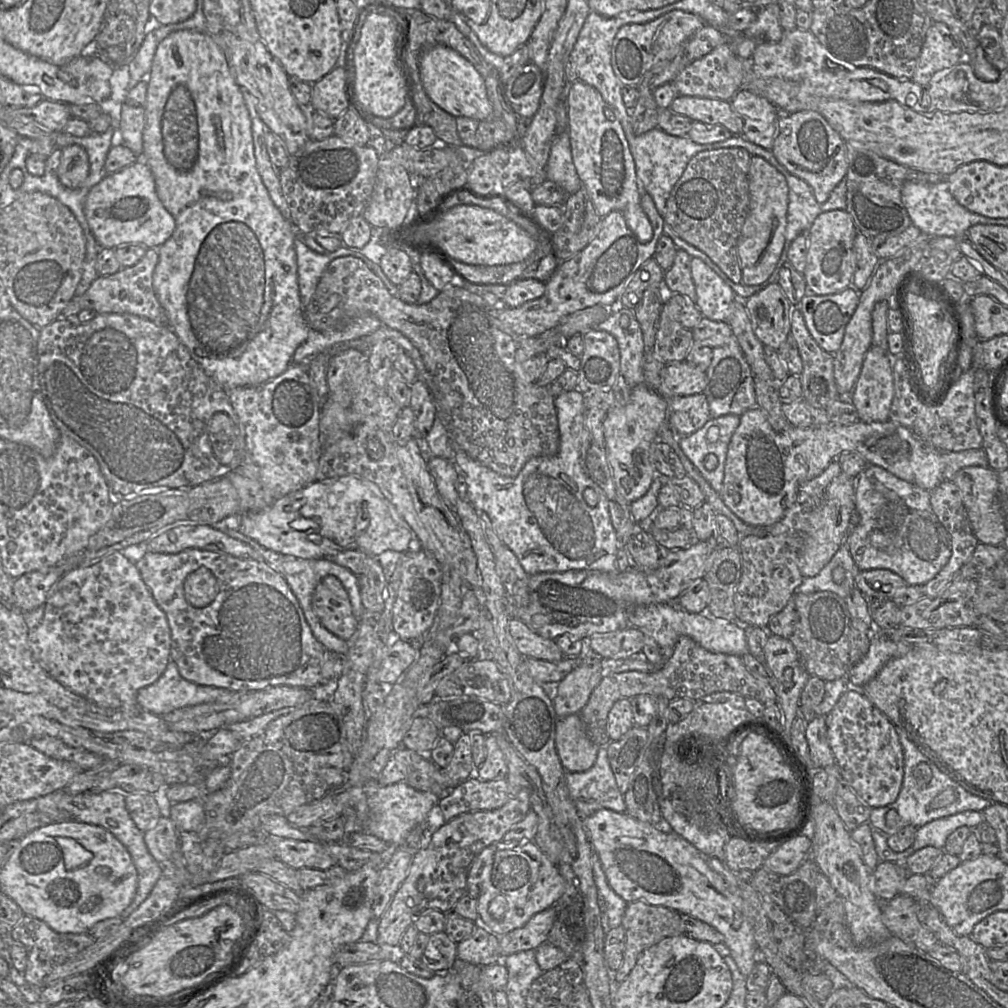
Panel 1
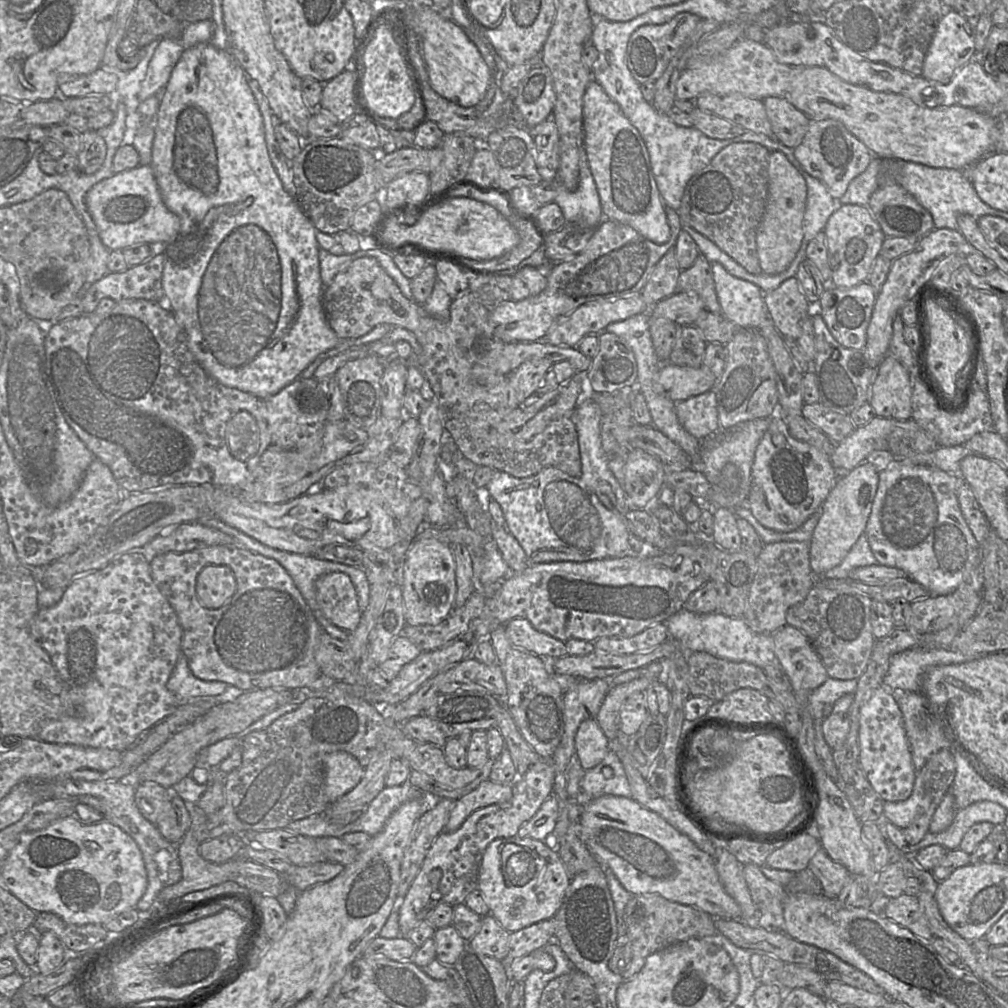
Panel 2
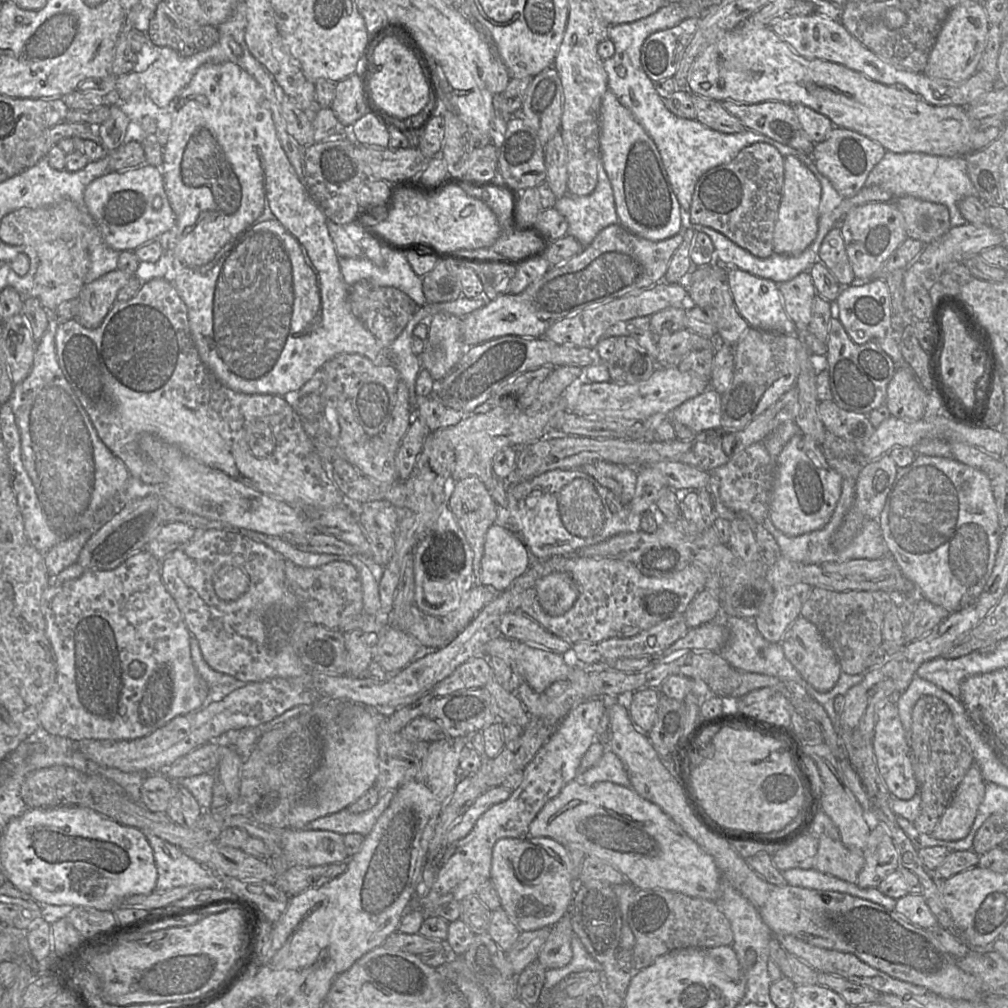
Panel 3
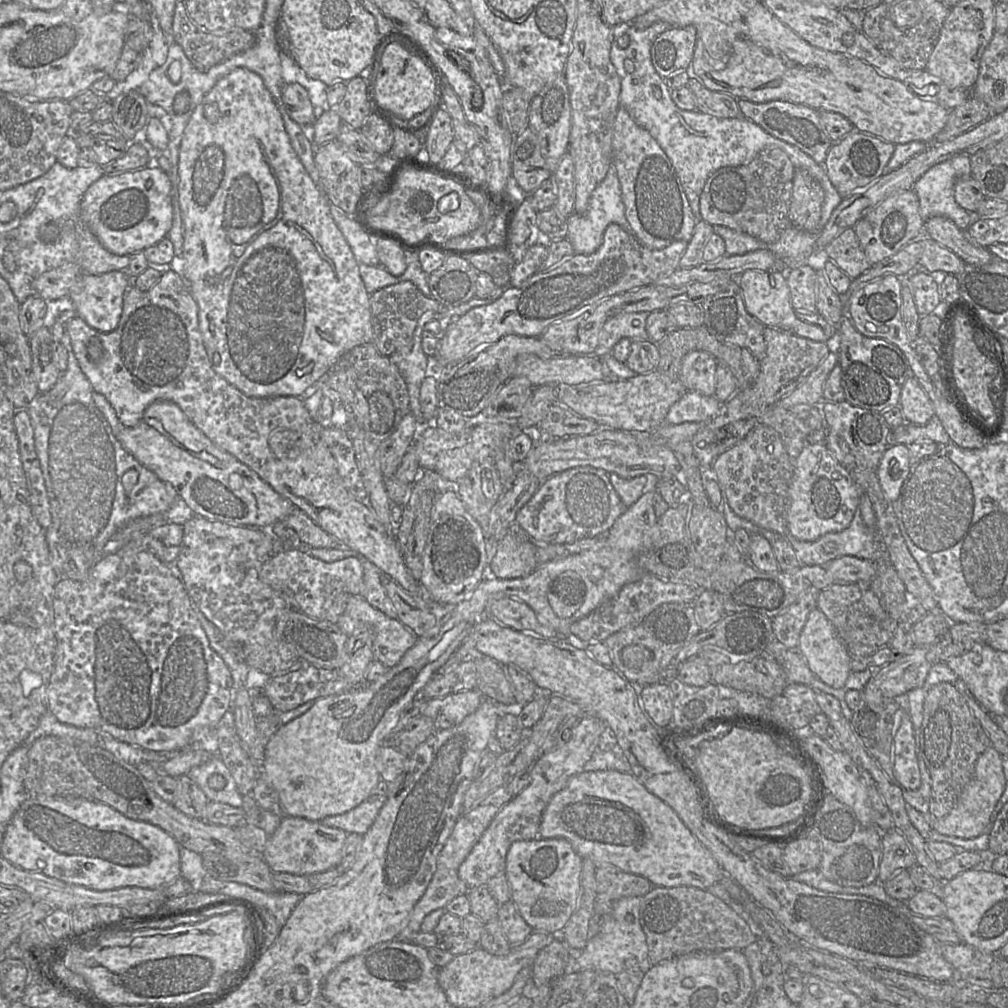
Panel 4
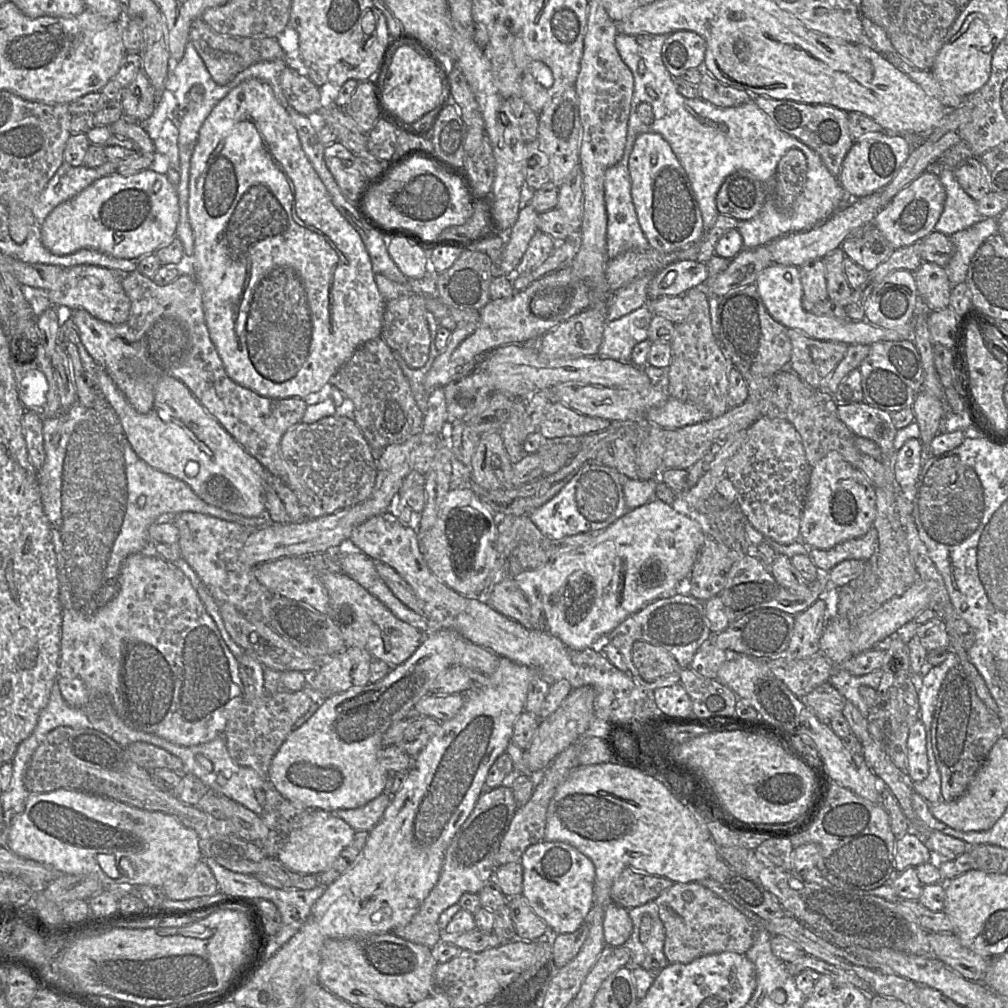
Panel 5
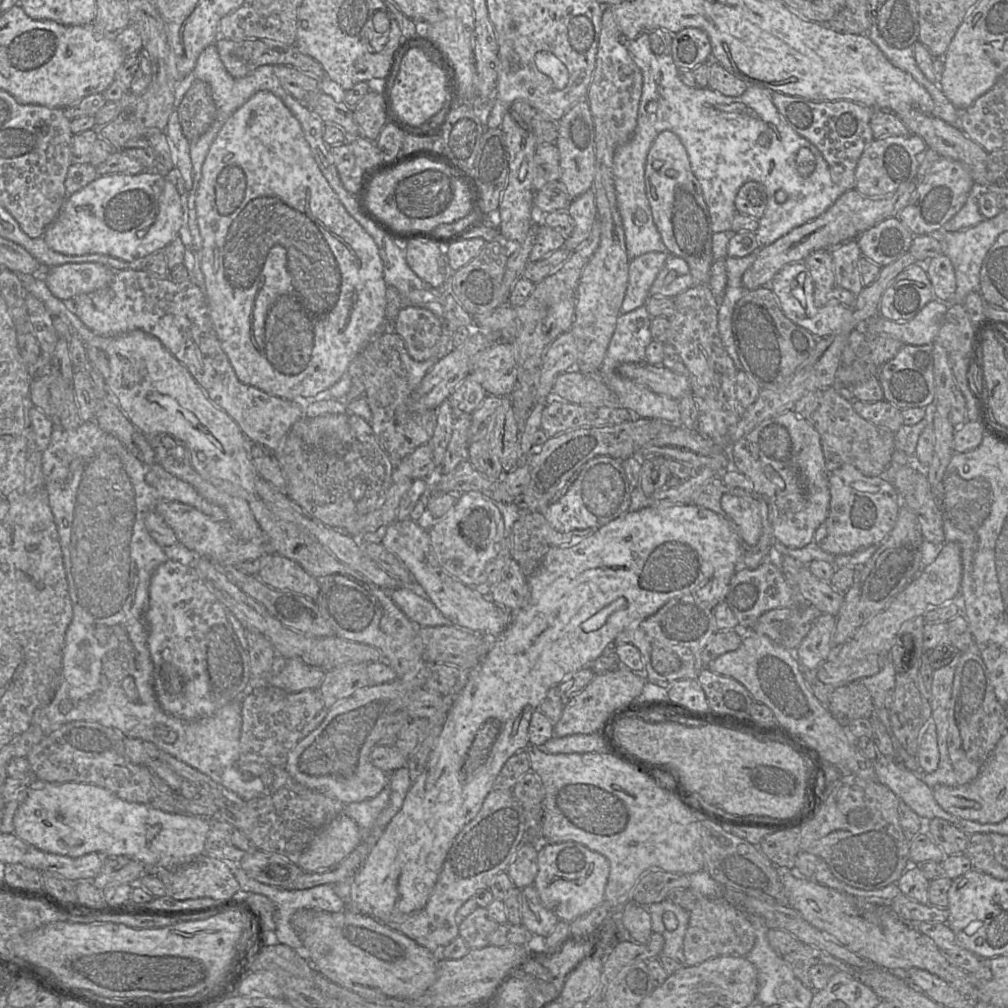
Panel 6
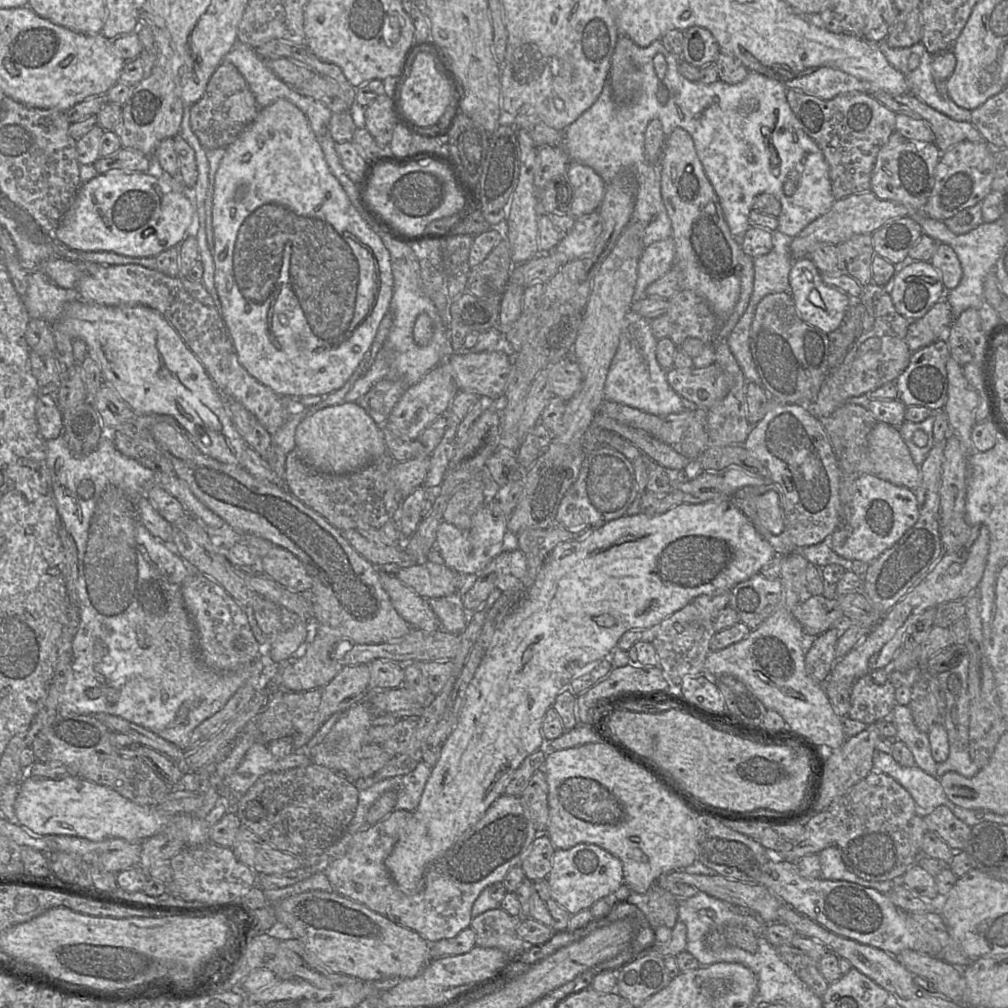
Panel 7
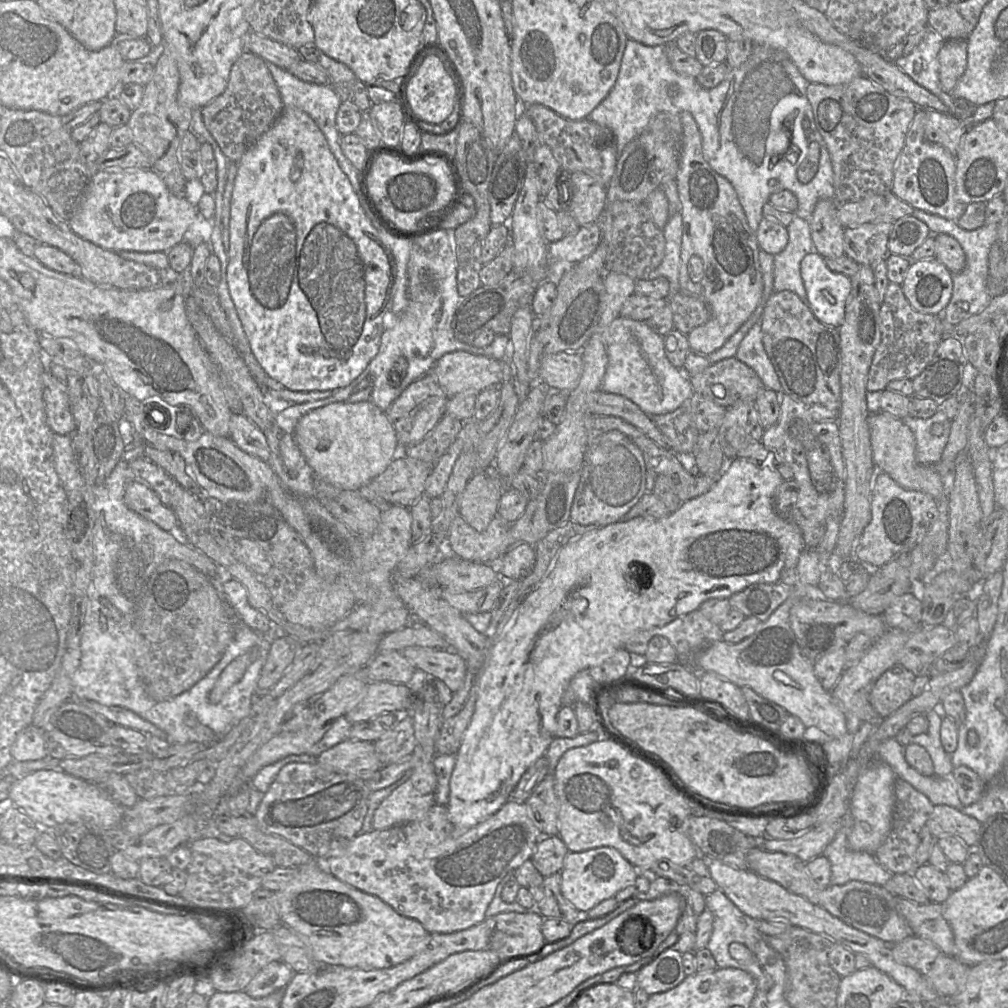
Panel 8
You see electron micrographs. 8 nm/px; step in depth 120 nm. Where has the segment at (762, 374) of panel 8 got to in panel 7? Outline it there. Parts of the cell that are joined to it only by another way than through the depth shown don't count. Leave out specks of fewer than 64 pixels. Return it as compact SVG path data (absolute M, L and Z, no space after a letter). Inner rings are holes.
M756 302L755 305L747 306L744 314L742 315L742 320L732 335L733 340L730 352L735 358L740 369L744 370L743 374L745 373L744 378L746 381L752 382L761 387L761 380L755 369L749 346L750 328L758 303L759 302Z

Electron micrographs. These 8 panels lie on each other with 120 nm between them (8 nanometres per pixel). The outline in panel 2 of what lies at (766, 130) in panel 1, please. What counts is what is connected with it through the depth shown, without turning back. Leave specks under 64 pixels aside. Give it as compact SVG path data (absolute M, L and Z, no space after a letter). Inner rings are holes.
M769 97L762 101L771 124L773 137L787 147L798 146L811 120L783 98Z

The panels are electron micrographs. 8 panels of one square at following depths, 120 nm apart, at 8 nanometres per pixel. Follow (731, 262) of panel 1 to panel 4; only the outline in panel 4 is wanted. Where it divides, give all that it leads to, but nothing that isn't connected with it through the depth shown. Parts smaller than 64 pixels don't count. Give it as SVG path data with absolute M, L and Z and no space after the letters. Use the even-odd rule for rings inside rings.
M766 148L748 164L723 167L706 180L700 195L701 219L746 233L766 244L776 242L789 226L789 205L795 167L780 148Z

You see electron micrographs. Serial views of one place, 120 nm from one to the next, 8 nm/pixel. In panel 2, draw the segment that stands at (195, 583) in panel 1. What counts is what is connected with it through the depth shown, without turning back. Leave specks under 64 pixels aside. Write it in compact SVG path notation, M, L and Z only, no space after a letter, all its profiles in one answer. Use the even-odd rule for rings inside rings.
M224 565L204 567L196 581L196 595L202 606L217 609L227 603L236 591L232 570Z

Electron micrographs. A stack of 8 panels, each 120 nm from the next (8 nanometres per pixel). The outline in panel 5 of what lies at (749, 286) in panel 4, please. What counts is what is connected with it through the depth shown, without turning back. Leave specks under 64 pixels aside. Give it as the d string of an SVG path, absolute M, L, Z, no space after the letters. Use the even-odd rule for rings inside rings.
M772 264L758 276L755 285L770 315L788 329L800 331L812 338L825 341L843 342L850 345L873 344L881 341L911 340L914 336L914 317L906 325L893 329L874 326L866 320L854 321L818 316L804 310L803 288L799 275L800 267Z

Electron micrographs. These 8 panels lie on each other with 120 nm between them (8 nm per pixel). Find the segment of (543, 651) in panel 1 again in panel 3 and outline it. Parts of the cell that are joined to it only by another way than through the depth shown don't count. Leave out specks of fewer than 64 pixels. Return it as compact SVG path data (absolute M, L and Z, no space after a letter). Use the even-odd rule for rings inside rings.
M521 612L504 614L500 623L500 632L504 637L558 654L564 654L572 647L571 643L549 632L536 620Z

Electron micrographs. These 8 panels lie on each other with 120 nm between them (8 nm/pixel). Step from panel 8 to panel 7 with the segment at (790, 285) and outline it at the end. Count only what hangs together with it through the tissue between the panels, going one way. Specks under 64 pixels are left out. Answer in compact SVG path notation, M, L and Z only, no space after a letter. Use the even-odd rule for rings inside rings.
M776 230L772 234L772 249L753 259L753 291L748 305L755 305L768 294L790 294L789 273L793 263L797 261L791 256L792 240L793 237Z

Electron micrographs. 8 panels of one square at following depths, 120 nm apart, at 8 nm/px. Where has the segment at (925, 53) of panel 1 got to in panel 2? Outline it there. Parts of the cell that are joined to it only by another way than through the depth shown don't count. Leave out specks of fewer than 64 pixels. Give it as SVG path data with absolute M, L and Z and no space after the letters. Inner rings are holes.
M947 9L937 25L926 53L921 76L927 80L948 83L953 75L972 59L974 53L975 37L970 20L953 9Z

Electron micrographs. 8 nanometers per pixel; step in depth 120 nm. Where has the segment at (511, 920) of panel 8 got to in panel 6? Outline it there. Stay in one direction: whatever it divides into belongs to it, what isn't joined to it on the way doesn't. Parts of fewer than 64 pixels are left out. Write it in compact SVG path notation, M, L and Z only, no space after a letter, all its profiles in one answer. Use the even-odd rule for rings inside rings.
M478 907L459 924L459 937L470 949L489 946L489 937L499 926L488 914L487 908Z

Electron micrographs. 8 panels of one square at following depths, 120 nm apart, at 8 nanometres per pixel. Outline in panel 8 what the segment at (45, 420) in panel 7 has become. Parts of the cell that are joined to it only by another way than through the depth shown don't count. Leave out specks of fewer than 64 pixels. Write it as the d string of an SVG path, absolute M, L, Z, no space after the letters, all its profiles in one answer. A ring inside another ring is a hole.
M47 369L43 373L43 400L47 424L51 430L55 434L71 435L75 430L75 421L70 409L67 387Z

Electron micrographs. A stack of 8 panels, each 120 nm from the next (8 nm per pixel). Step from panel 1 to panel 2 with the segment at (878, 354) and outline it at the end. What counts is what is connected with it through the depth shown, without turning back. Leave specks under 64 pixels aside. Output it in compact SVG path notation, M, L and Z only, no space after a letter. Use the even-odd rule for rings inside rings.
M887 354L877 367L867 401L878 417L910 419L913 384L903 364Z

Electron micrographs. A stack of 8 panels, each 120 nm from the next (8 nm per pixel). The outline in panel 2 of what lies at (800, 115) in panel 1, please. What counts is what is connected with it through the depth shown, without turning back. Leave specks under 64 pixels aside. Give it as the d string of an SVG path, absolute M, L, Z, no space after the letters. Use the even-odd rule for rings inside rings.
M832 119L811 121L802 142L793 148L793 154L801 170L820 180L835 199L841 198L849 183L876 158L843 124Z

